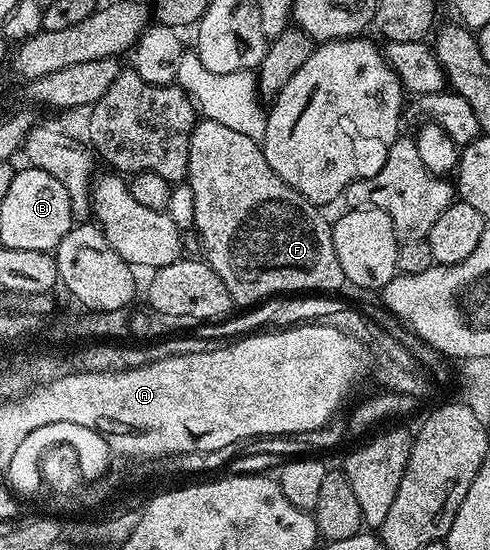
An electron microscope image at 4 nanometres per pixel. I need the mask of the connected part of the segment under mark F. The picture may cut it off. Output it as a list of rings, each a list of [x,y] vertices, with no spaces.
[[[202,120],[197,123],[196,132],[191,134],[188,144],[188,172],[186,178],[192,190],[195,202],[194,226],[198,233],[198,241],[201,243],[201,253],[204,260],[224,280],[228,292],[233,296],[235,303],[242,308],[250,308],[255,304],[263,303],[266,299],[275,296],[294,296],[299,292],[334,292],[344,286],[346,277],[340,268],[340,260],[336,260],[336,248],[332,244],[332,226],[321,209],[309,202],[300,192],[296,192],[268,164],[261,145],[255,139],[243,136],[241,132],[235,132],[224,124],[216,124],[216,120]]]

